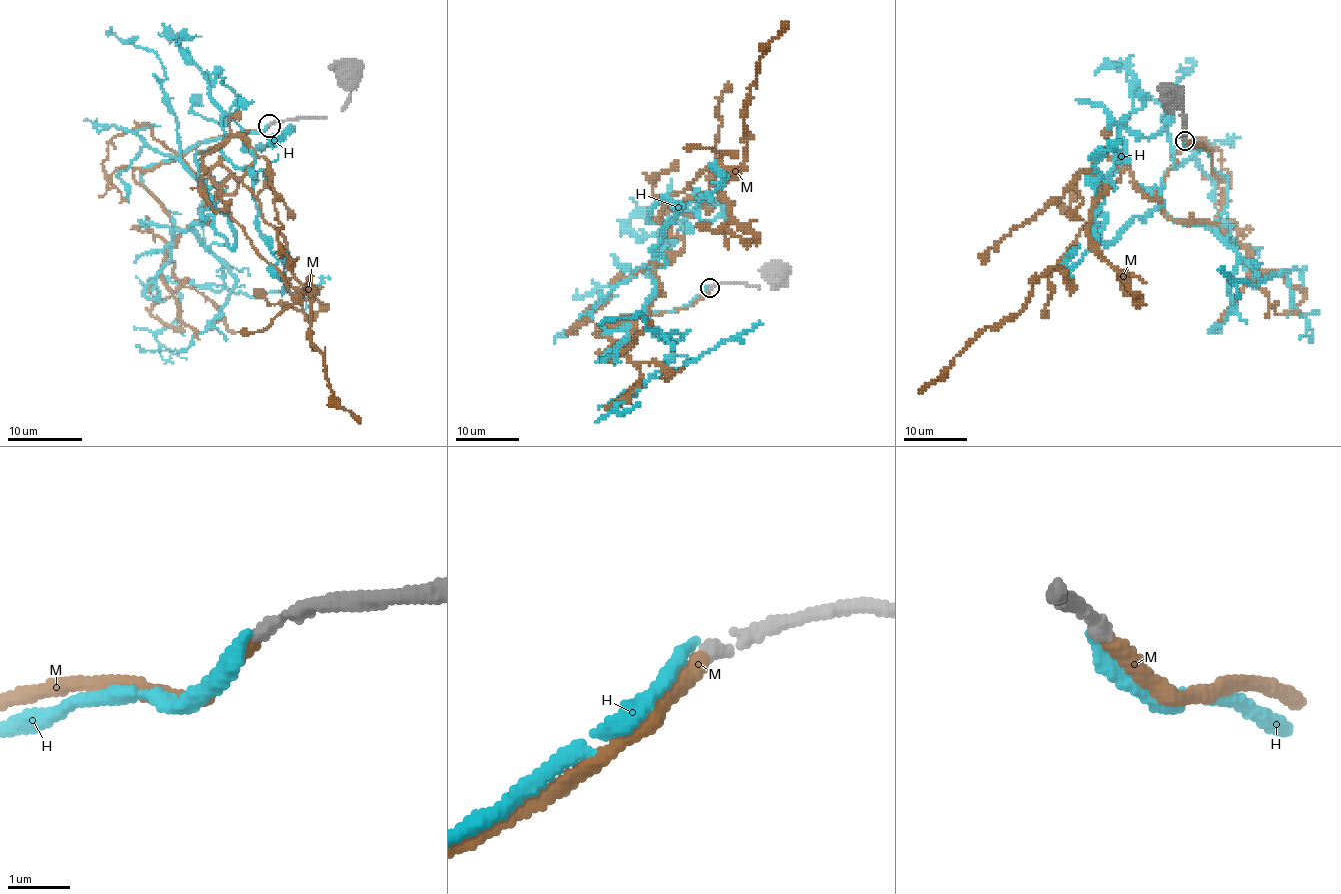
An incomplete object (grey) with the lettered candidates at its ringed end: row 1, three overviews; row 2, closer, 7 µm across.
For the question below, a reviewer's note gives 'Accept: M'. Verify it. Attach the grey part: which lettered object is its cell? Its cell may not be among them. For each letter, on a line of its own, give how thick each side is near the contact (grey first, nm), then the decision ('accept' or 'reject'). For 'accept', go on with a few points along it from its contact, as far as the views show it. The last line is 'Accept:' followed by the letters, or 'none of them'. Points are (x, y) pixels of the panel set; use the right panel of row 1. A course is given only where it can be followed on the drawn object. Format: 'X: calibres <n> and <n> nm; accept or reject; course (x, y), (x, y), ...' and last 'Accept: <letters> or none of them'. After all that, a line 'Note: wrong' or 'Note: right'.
H: calibres 220 and 240 nm; reject
M: calibres 200 and 240 nm; accept; course (1185, 139), (1226, 184), (1215, 228), (1173, 220), (1125, 168), (1058, 262), (1066, 276), (1050, 267), (919, 391)
Accept: M
Note: right

